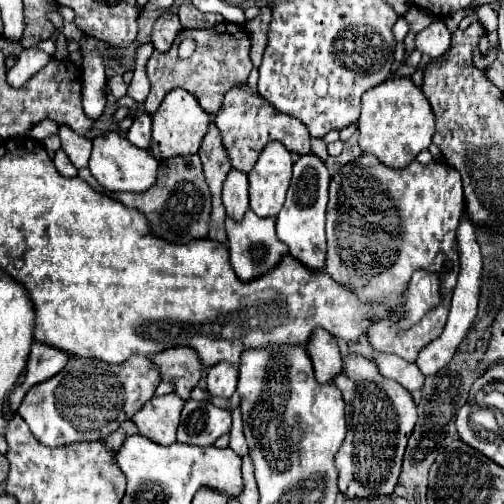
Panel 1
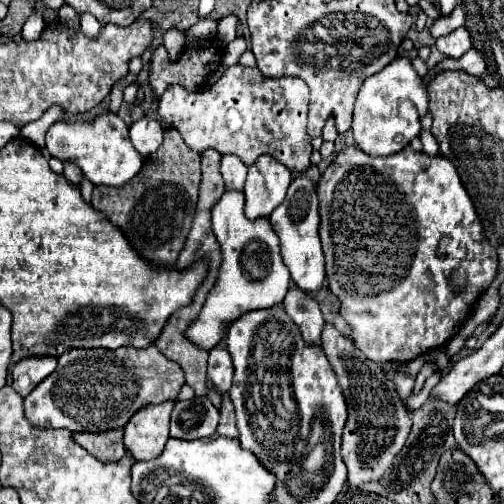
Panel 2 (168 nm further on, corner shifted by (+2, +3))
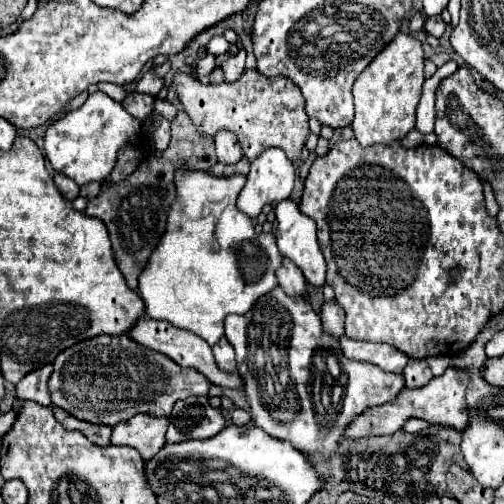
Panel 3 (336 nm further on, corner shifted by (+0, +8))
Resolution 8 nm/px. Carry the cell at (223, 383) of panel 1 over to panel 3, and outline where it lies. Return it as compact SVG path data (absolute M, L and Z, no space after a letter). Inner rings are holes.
M222 338L216 346L212 346L214 350L214 358L220 370L224 372L234 372L236 370L236 360L234 360L234 348L230 346L230 342L226 338Z

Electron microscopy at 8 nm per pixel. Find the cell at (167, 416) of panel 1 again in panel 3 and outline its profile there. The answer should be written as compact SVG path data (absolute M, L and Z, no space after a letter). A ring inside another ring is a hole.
M138 414L112 428L112 444L132 446L144 460L150 460L166 444L166 428L168 418Z

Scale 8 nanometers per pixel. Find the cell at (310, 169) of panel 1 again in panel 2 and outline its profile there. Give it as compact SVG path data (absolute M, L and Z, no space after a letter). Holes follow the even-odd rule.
M298 177L290 183L284 203L276 207L274 213L270 215L270 225L280 239L280 255L284 259L284 265L290 269L292 281L308 293L318 291L324 285L326 273L324 273L324 253L318 237L318 225L320 225L318 197L316 187L310 179Z

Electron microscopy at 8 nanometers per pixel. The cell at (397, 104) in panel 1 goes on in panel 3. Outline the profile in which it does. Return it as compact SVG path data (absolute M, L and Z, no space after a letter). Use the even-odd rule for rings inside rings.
M398 34L382 56L366 68L354 82L354 136L362 146L400 142L416 126L416 108L424 84L424 56L422 44L412 34Z

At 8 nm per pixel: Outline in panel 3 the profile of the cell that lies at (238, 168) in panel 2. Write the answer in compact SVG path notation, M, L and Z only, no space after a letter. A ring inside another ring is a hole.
M220 132L214 136L216 140L216 156L222 164L236 164L242 158L242 150L238 148L238 140L234 140L232 132Z

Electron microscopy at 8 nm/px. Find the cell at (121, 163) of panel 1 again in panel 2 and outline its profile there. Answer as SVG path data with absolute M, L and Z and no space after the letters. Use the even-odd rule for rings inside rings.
M112 111L96 115L94 119L62 119L46 133L46 149L60 161L74 161L92 185L120 187L128 183L142 169L142 155L134 149L128 125Z

